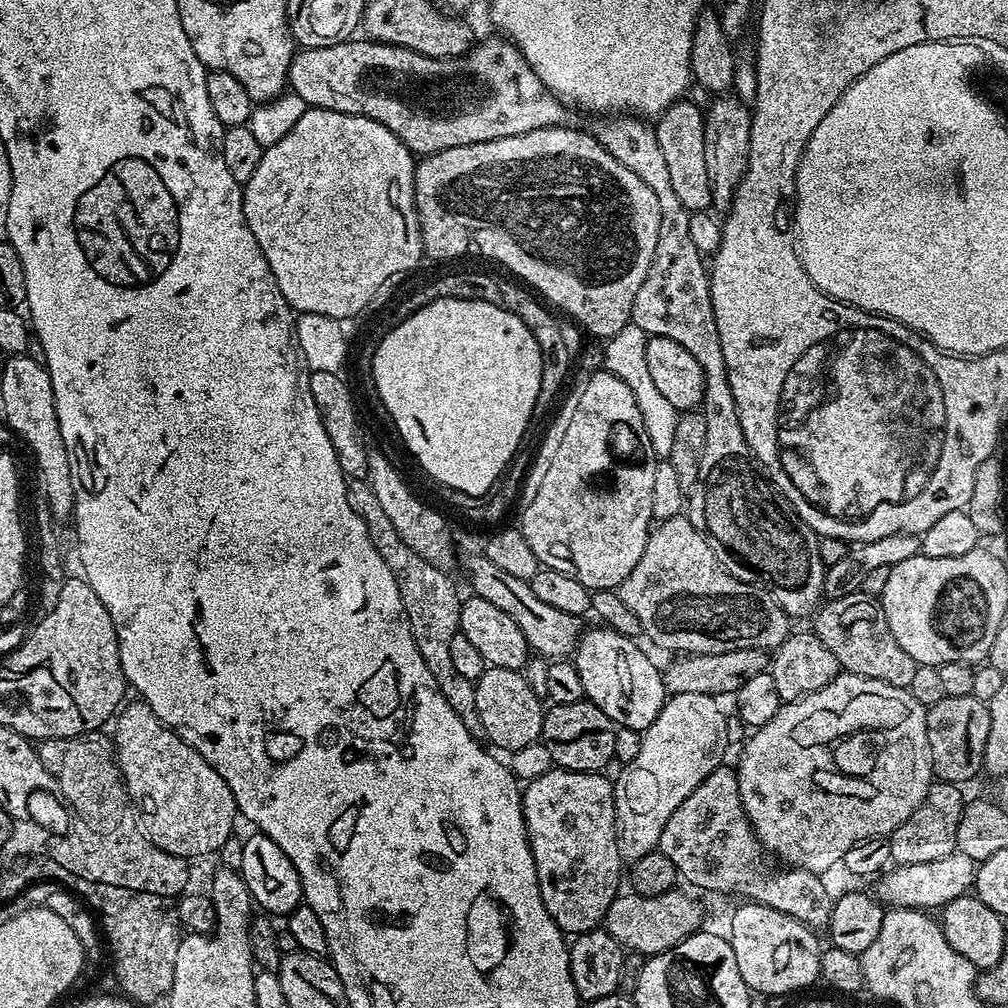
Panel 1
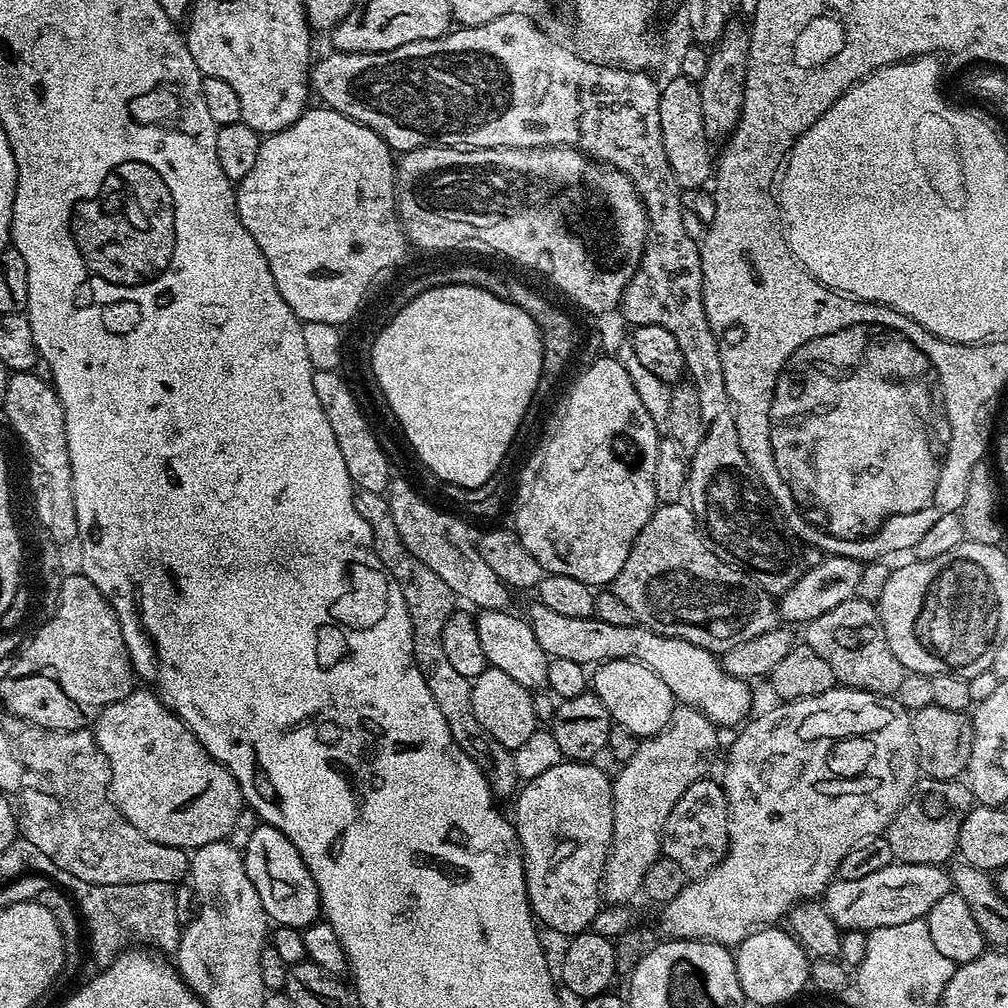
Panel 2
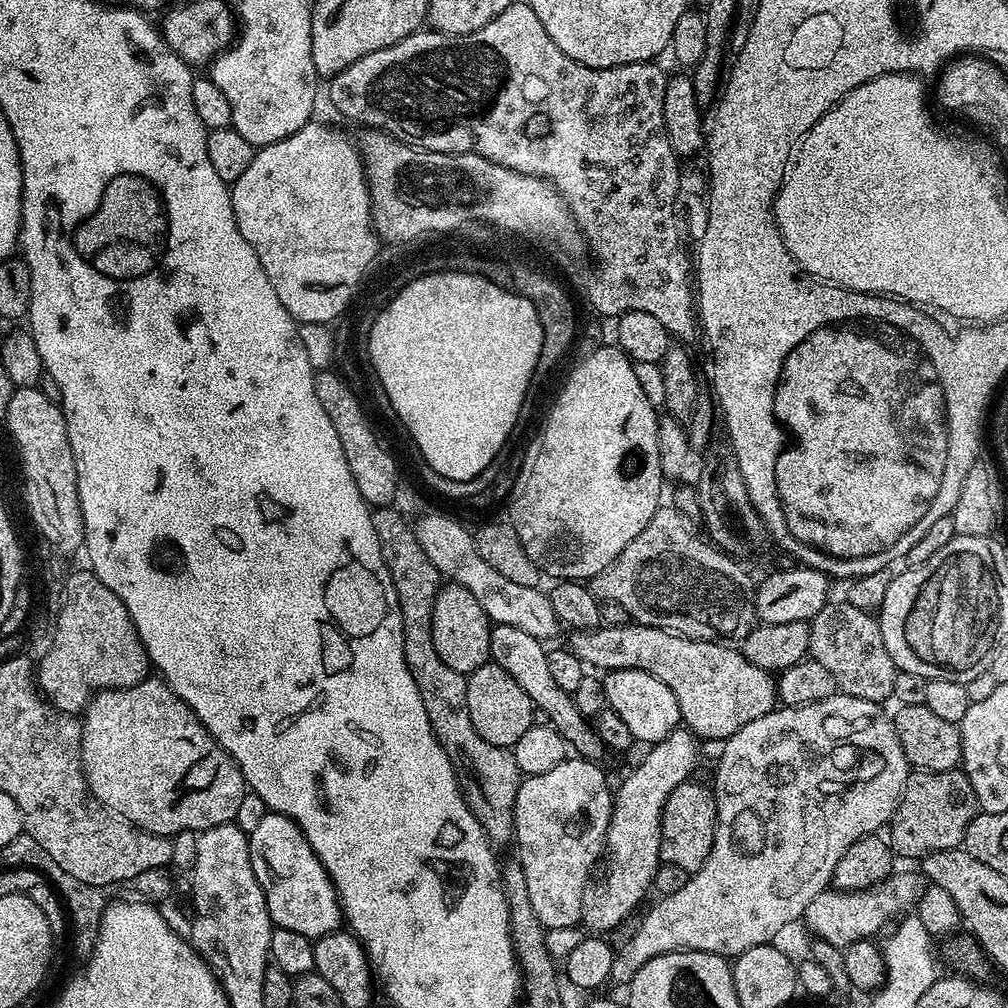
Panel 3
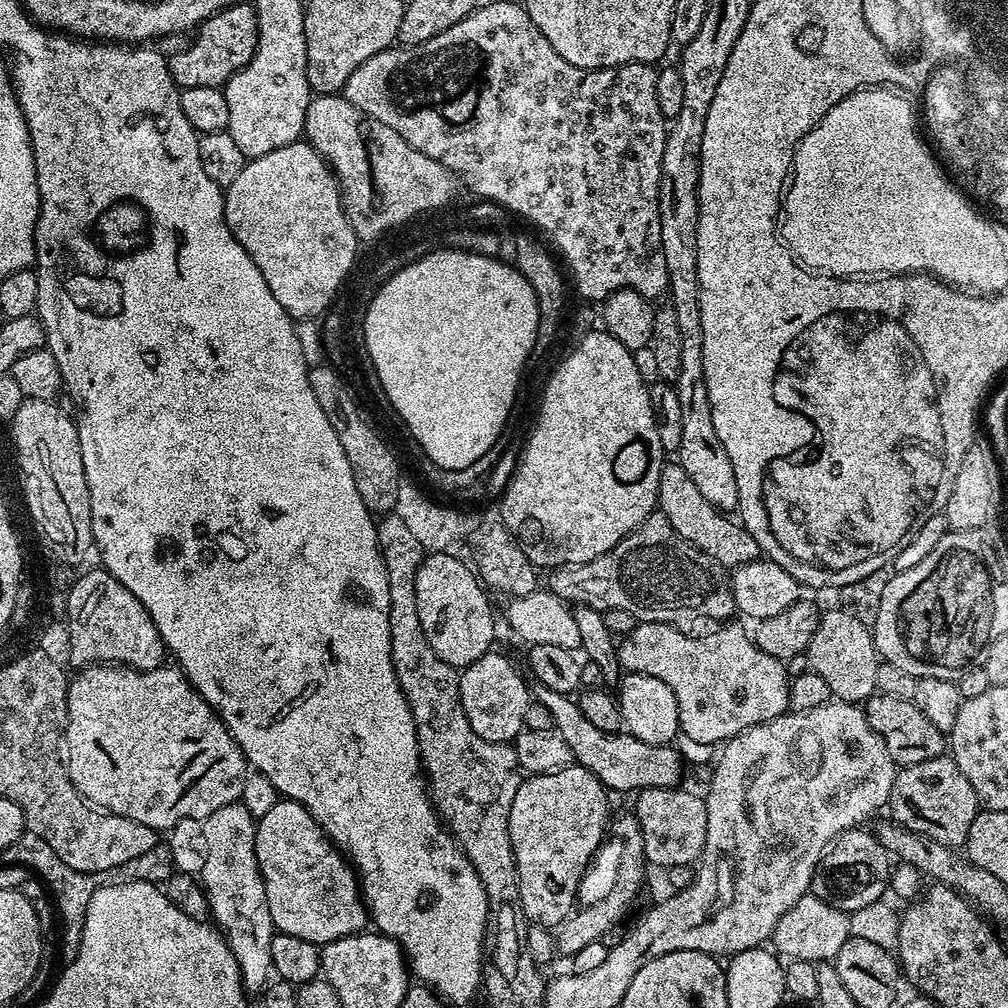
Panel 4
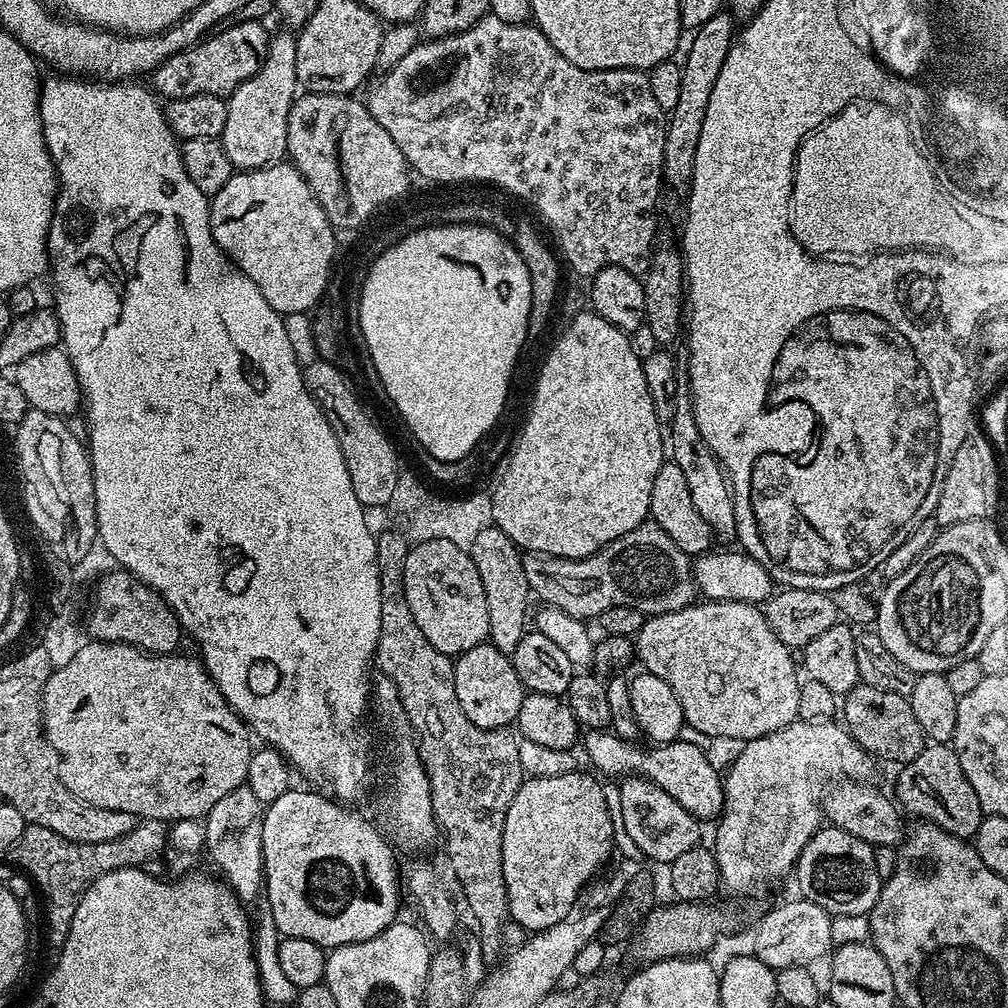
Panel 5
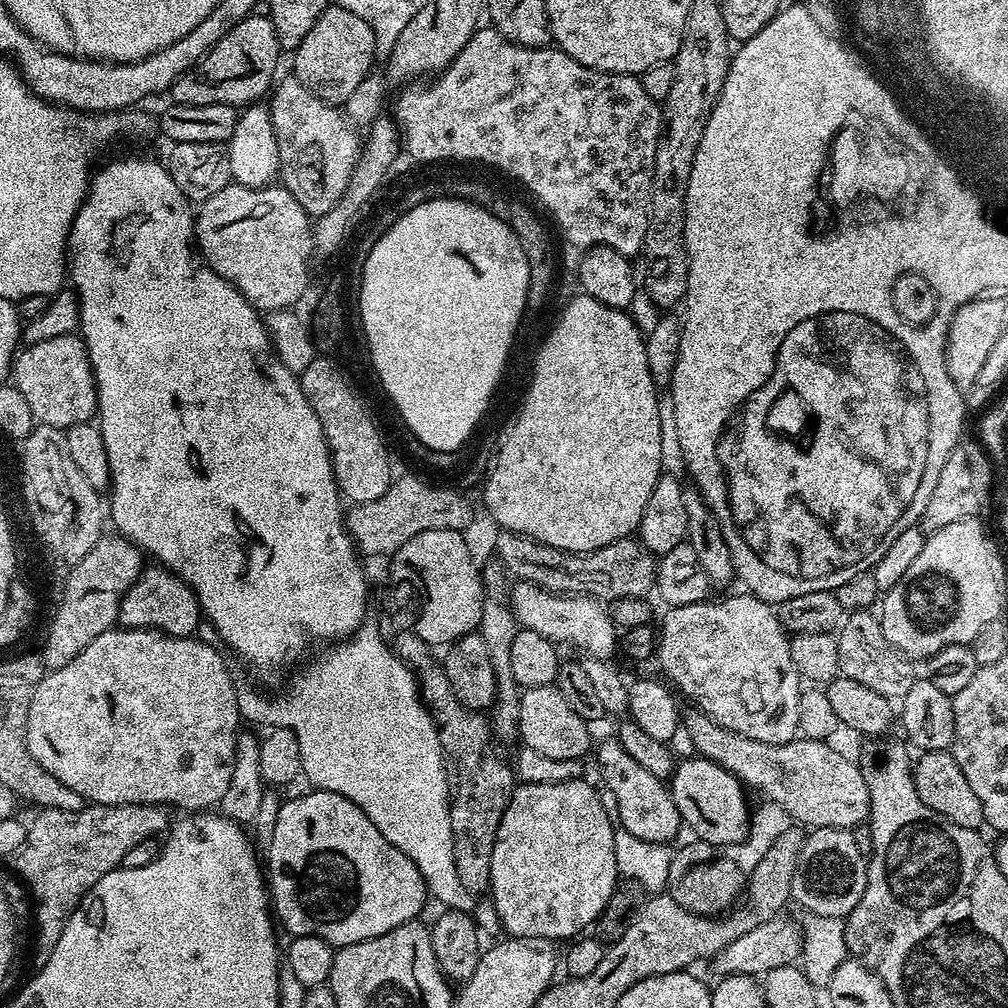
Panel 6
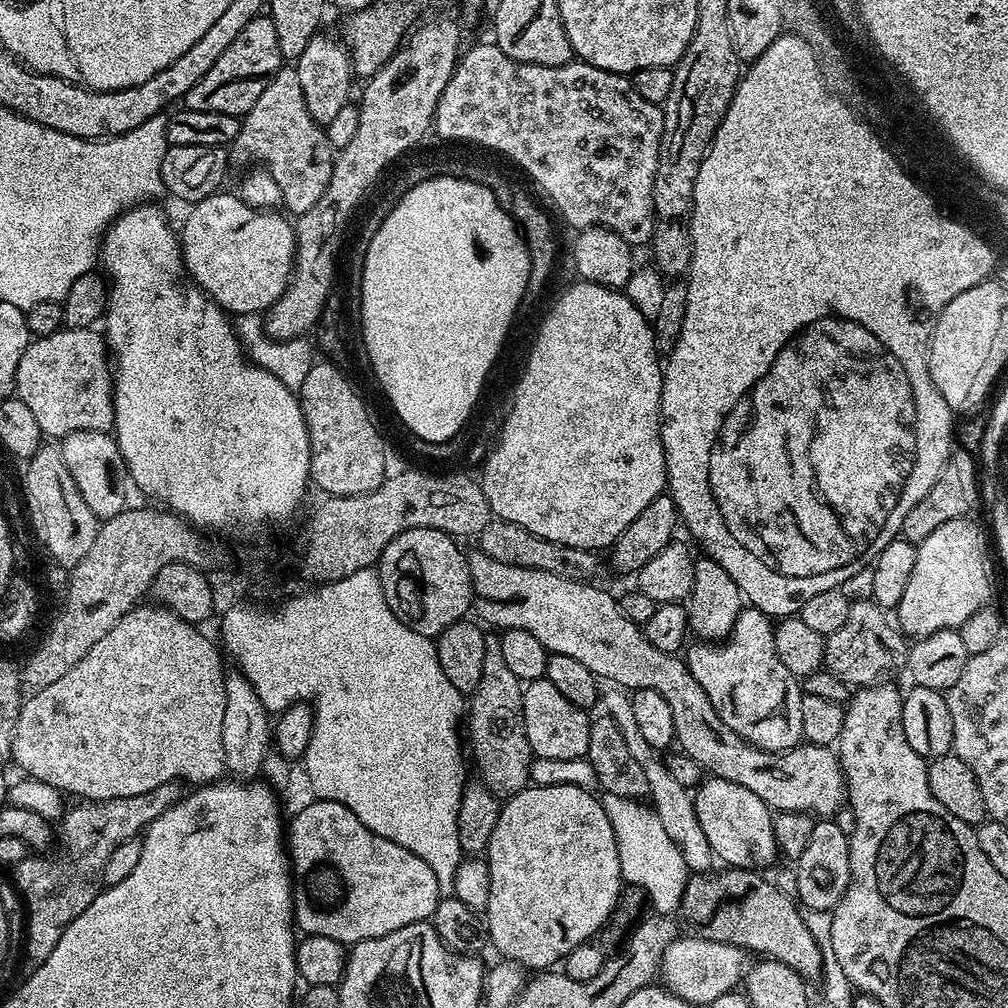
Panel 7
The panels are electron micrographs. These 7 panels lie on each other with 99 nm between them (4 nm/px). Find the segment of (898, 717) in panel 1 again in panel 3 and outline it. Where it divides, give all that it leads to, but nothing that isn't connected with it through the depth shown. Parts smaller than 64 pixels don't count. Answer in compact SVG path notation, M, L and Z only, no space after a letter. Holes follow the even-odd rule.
M837 694L822 702L814 702L810 706L801 708L777 706L772 711L762 714L762 718L754 718L754 722L746 722L746 726L742 726L733 736L723 741L721 748L724 749L721 750L720 761L716 764L716 784L714 783L716 829L710 854L703 866L689 875L686 886L682 886L682 890L677 890L669 896L660 896L657 904L645 916L642 916L638 930L634 930L634 938L630 938L626 950L615 953L611 979L617 980L621 986L627 986L632 983L634 974L638 974L638 970L642 970L646 962L671 952L709 952L725 958L735 958L754 946L773 943L777 939L775 936L783 928L790 927L795 920L799 921L803 917L806 906L810 906L810 902L814 902L819 892L825 891L831 885L834 870L838 862L842 862L842 854L846 854L846 850L864 836L879 833L891 821L896 807L900 805L900 796L904 793L904 787L910 775L910 765L898 742L895 723L890 719L889 713L887 716L883 712L884 710L881 705L869 700Z

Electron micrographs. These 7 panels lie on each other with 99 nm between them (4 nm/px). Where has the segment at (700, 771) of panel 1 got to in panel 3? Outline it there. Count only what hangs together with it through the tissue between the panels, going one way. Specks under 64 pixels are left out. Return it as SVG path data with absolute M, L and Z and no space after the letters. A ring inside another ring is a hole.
M677 730L664 740L659 740L656 744L647 749L648 752L640 760L640 765L625 778L614 792L612 801L612 817L608 827L608 838L606 841L606 861L608 869L604 872L604 877L600 881L591 885L590 891L584 897L582 914L580 915L583 927L588 927L587 931L592 934L610 934L618 922L622 922L628 916L633 915L636 907L644 900L648 888L653 887L656 879L656 869L660 867L660 838L662 810L666 806L666 798L670 798L672 791L679 784L685 783L688 776L696 768L696 759L700 756L701 745L697 737L687 730Z

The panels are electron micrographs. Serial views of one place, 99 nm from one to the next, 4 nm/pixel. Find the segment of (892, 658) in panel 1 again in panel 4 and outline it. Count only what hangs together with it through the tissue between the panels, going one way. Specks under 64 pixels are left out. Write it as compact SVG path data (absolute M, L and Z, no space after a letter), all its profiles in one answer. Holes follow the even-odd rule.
M842 606L835 607L821 615L818 630L814 630L814 638L810 638L807 667L825 680L837 701L859 705L877 691L882 660L876 651L876 641L872 639L871 627L858 622L858 618Z

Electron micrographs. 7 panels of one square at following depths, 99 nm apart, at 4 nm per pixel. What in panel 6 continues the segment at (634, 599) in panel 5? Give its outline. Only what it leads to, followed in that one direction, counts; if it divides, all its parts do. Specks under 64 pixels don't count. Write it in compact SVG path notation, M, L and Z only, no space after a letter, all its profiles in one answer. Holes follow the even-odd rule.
M500 530L494 556L508 571L509 577L517 581L525 580L547 592L587 594L601 602L635 596L647 597L656 583L657 557L636 538L619 540L593 552L563 552L517 532Z

